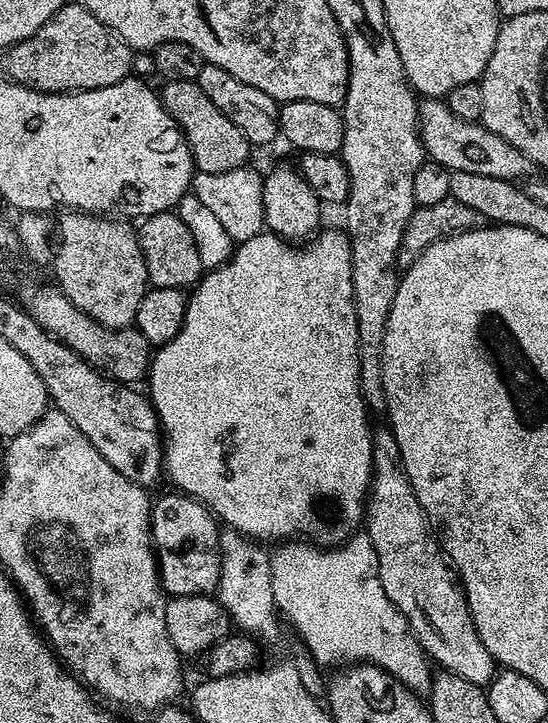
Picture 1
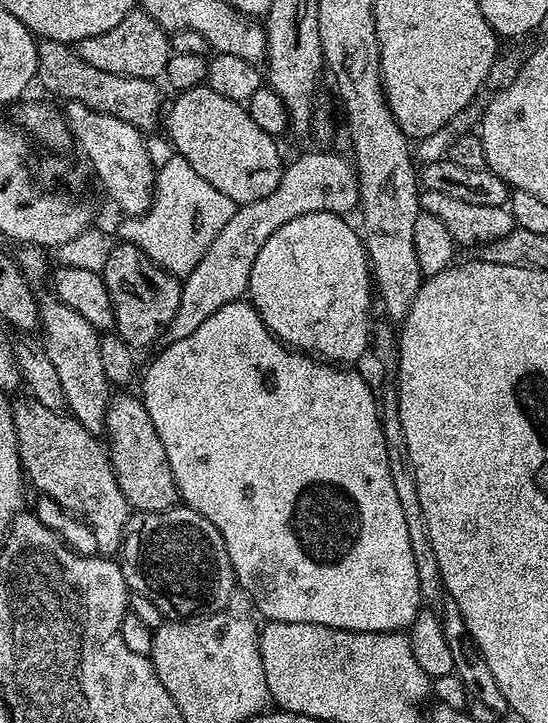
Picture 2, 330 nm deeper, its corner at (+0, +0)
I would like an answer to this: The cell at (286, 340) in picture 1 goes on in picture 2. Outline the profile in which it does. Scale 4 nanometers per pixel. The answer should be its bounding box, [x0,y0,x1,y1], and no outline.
[142,298,422,632]

